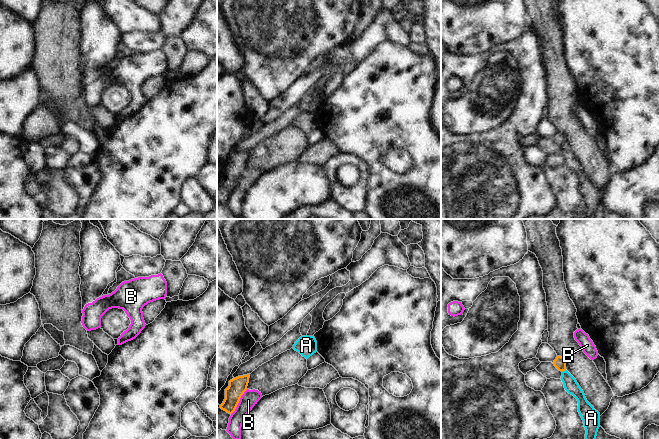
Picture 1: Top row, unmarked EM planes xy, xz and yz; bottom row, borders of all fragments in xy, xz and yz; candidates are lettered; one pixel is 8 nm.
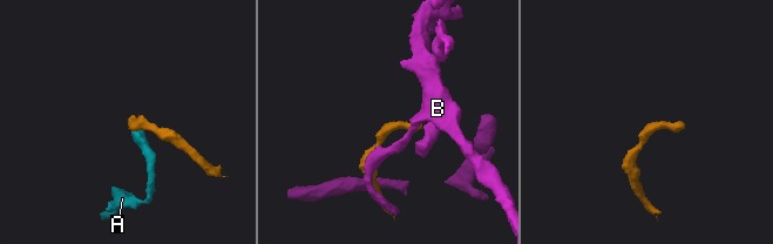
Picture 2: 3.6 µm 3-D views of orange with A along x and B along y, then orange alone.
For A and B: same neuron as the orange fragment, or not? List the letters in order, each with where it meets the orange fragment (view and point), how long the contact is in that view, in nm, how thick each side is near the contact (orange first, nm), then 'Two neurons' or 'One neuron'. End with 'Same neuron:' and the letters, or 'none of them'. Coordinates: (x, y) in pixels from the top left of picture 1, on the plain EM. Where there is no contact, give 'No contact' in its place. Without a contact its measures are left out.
A: Touches orange at yz (564, 146). Shared border 40 nm. Thickness 100 nm (orange) against 110 nm. Two neurons
B: Touches orange at xz (238, 178). Shared border 240 nm. Thickness 140 nm (orange) against 130 nm. Two neurons
Same neuron: none of them.

